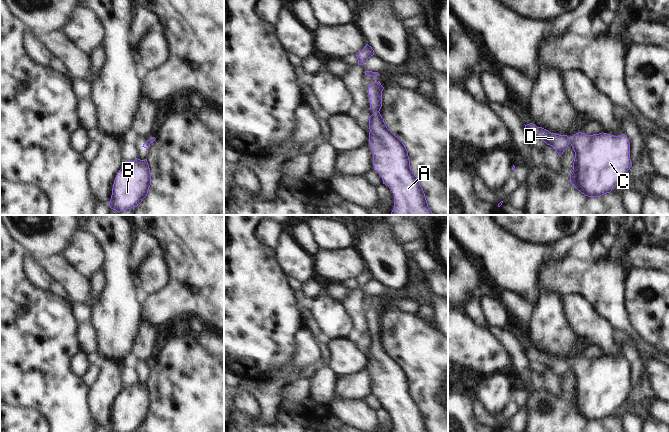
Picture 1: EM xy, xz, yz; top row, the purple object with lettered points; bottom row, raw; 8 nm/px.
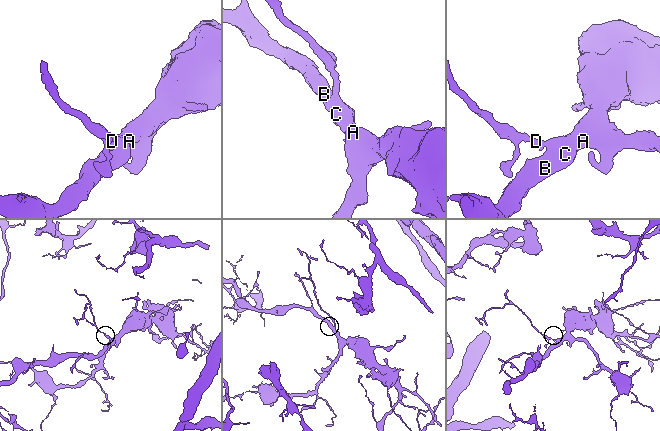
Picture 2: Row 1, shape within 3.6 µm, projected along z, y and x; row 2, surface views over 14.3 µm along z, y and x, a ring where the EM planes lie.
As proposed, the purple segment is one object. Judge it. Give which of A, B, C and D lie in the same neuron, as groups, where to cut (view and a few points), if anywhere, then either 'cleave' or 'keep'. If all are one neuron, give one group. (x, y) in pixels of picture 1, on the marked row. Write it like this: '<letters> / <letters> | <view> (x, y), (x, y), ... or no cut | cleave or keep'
A B C D | no cut | keep

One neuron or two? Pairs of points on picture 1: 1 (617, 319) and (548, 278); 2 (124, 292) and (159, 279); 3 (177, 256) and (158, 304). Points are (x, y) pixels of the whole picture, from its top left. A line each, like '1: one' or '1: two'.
1: one
2: two
3: one

